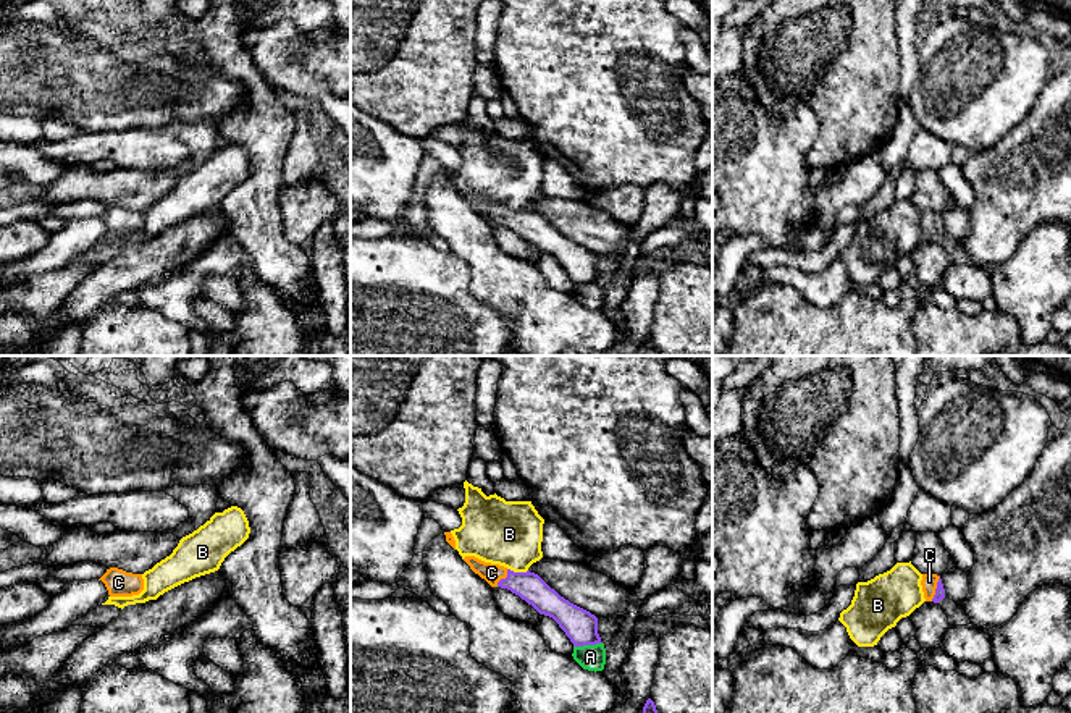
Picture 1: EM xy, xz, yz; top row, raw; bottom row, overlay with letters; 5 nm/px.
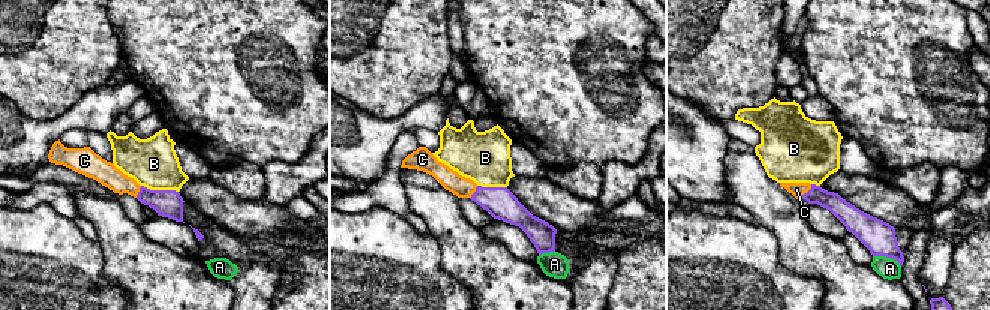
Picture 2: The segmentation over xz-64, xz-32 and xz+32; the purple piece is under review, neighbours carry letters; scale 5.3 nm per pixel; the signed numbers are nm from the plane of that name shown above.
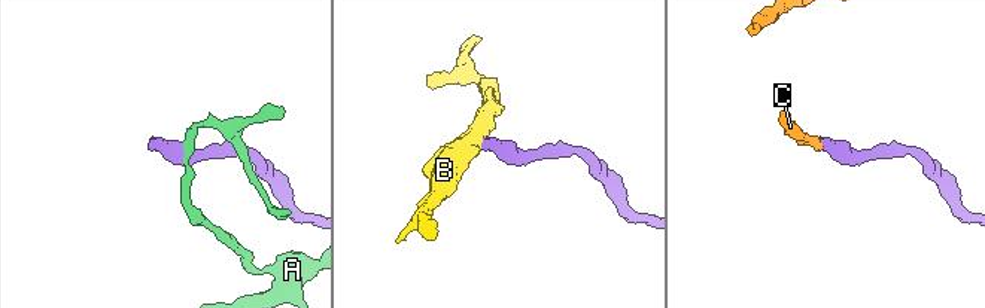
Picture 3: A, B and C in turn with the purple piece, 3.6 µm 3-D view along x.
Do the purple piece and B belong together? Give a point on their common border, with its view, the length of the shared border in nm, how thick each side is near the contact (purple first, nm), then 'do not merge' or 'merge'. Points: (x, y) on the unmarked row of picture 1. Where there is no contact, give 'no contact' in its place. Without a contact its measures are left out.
xz (517, 210) | 110 nm | 140/320 nm | do not merge

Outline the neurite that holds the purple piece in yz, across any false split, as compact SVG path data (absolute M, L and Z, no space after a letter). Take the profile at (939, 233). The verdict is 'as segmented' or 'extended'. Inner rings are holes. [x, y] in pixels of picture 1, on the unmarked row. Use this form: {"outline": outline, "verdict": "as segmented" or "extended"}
{"outline": "M922 212L921 223L926 239L939 241L945 236L945 226L942 217L937 212Z", "verdict": "extended"}

